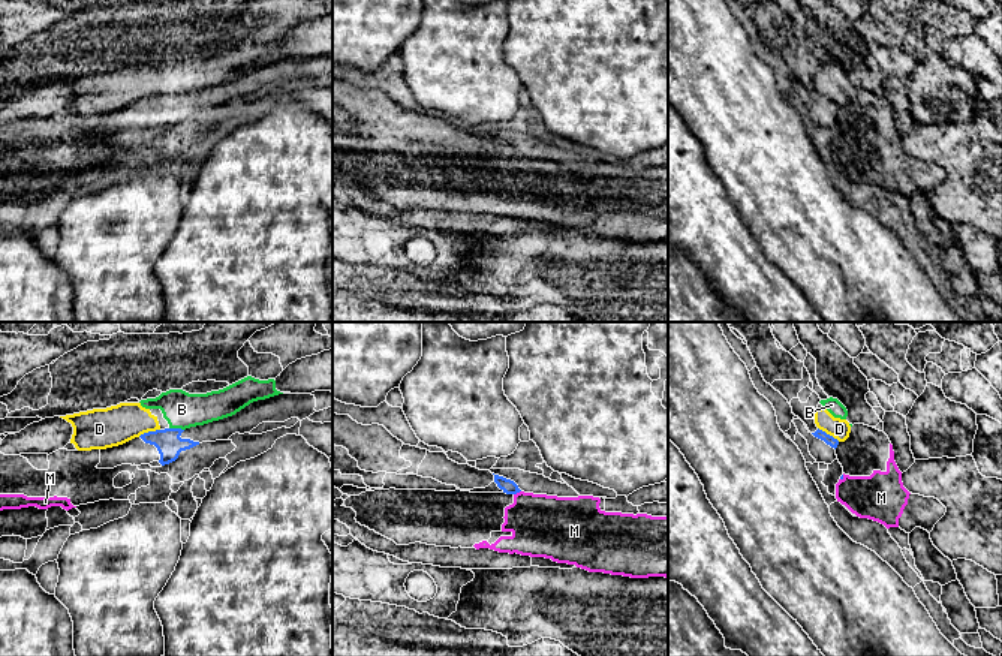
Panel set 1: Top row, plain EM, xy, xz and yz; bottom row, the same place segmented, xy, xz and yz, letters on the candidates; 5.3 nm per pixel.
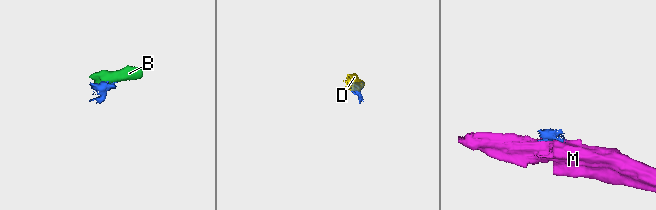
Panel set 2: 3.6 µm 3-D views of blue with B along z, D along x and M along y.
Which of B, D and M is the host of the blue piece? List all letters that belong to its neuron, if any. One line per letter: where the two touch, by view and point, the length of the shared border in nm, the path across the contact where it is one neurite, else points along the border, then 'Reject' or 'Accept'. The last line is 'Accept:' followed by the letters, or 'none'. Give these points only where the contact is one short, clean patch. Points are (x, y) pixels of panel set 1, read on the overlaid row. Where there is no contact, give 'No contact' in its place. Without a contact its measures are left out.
B: Touches blue at xy (177, 429). Shared border 80 nm. Boundary: xy (169, 427), (183, 430). Reject
D: Touches blue at xy (149, 432). Shared border 130 nm. Boundary: xy (159, 429), (138, 436). Reject
M: Touches blue at xz (517, 492). Shared border 50 nm. Reject
Accept: none

